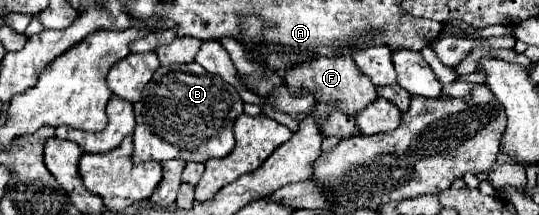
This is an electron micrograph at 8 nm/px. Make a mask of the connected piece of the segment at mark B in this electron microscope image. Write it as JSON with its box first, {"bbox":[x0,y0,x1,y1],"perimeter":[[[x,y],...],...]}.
{"bbox":[134,63,242,163],"perimeter":[[[186,63],[186,65],[166,65],[158,67],[154,77],[146,83],[146,89],[142,91],[142,101],[134,103],[134,117],[136,117],[136,129],[134,129],[134,163],[144,161],[166,161],[166,159],[182,159],[182,161],[208,161],[212,157],[226,157],[234,149],[234,123],[236,117],[242,115],[242,97],[238,89],[230,83],[226,83],[220,75],[208,73],[198,63]]]}

